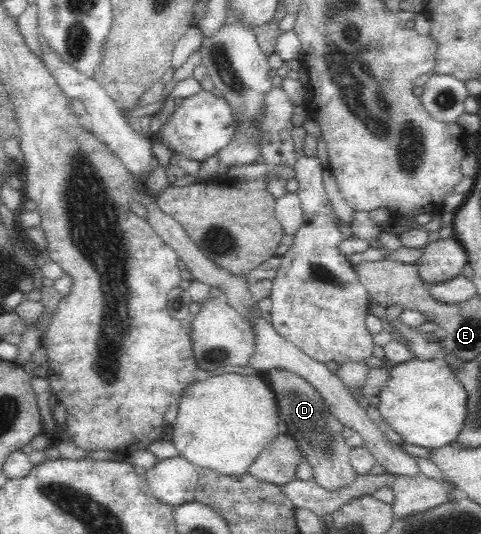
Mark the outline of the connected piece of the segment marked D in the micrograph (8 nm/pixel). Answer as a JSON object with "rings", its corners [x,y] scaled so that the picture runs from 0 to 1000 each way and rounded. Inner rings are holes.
{"rings":[[[568,687],[555,697],[555,721],[572,738],[580,783],[595,792],[597,813],[615,820],[630,854],[651,875],[651,895],[682,921],[701,921],[742,895],[728,867],[728,837],[711,815],[715,794],[690,775],[676,747],[651,721],[603,693]]]}

